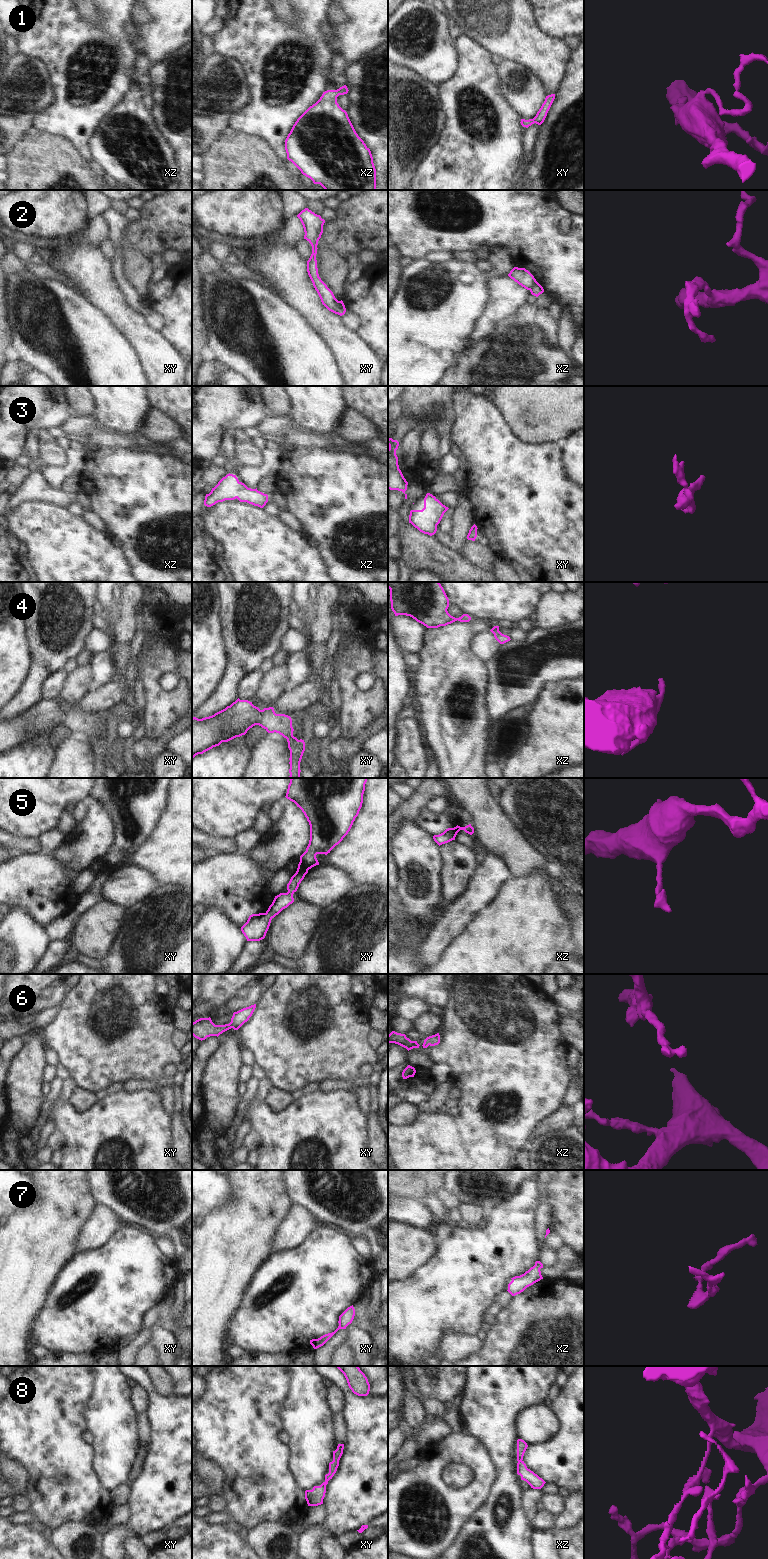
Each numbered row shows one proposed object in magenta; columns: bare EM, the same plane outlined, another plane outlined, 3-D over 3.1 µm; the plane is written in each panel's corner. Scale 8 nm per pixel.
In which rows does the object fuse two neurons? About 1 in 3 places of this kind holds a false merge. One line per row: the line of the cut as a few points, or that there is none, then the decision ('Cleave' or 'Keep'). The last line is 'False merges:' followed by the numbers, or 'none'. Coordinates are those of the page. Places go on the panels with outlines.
1: No split. Keep
2: Split along xy (339, 301), (337, 313). Cleave
3: No split. Keep
4: No split. Keep
5: No split. Keep
6: No split. Keep
7: No split. Keep
8: Split along xz (521, 1460), (518, 1462). Cleave
False merges: 2, 8.

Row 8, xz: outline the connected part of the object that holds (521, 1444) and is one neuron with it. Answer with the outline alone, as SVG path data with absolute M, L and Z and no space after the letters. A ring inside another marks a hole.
M522 1439L517 1440L517 1461L518 1462L523 1460L523 1456L527 1447L528 1445L524 1440Z

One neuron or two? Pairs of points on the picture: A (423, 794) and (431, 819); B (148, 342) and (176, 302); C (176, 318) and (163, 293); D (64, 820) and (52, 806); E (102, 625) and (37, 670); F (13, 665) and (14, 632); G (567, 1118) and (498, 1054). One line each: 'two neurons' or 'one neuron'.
A: two neurons
B: two neurons
C: one neuron
D: two neurons
E: two neurons
F: one neuron
G: two neurons

